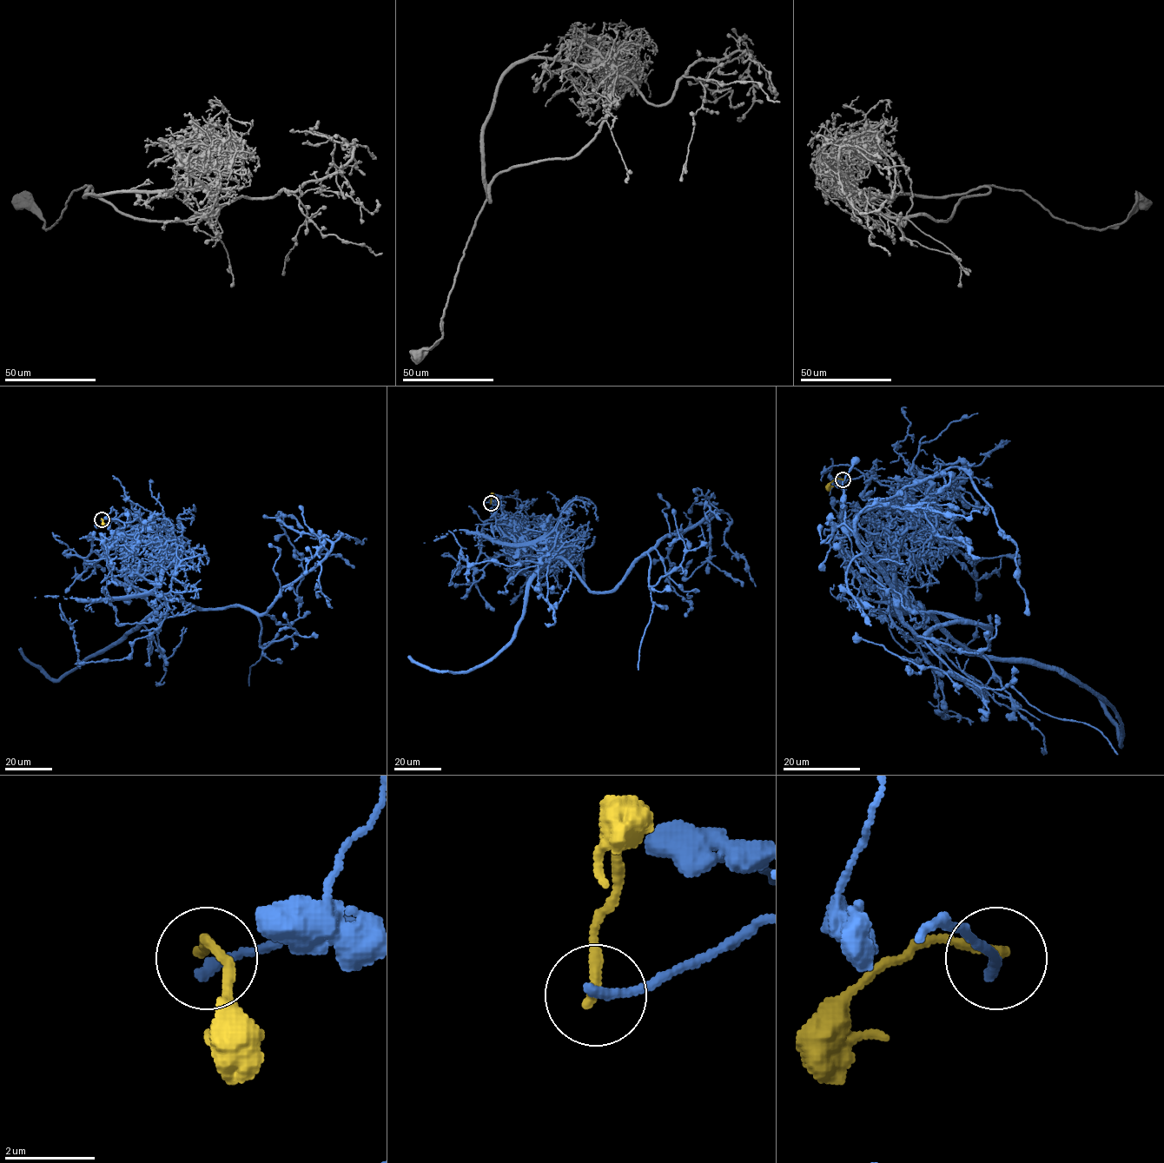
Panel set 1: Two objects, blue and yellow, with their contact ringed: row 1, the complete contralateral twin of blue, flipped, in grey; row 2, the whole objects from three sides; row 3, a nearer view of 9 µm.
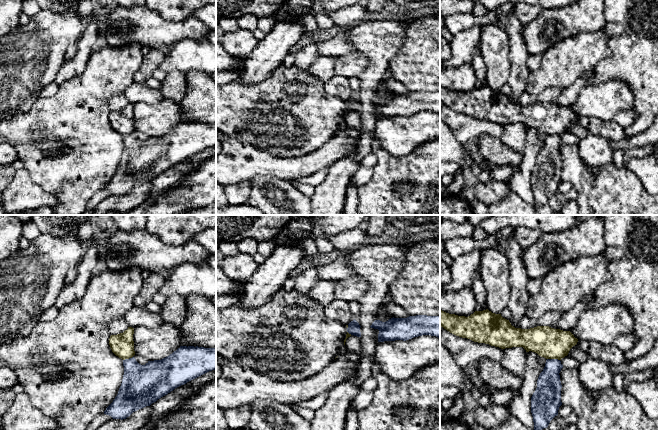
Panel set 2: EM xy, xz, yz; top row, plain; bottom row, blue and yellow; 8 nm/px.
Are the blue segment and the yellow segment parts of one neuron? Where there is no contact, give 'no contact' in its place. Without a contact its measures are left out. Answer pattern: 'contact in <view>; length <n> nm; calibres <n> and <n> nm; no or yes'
contact in yz; length 110 nm; calibres 190 and 240 nm; no

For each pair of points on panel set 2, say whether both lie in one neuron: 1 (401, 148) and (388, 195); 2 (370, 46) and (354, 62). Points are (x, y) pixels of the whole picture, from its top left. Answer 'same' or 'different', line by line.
1: different
2: different

